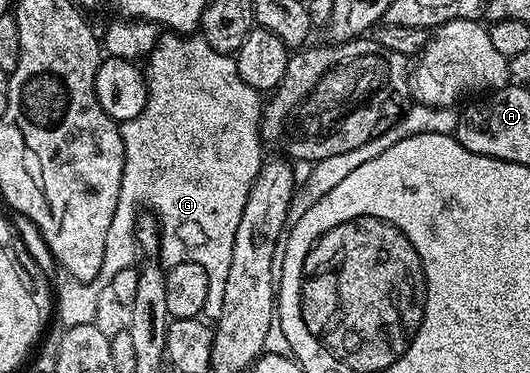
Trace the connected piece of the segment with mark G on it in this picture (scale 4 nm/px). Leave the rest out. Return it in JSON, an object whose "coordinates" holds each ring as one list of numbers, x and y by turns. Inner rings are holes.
{"coordinates":[[178,33,159,34,152,53,145,60,144,78,144,109,120,127,124,153,120,195,112,225,108,225,108,241,104,241,104,259,98,279,108,281,120,273,120,269,135,266,138,203,147,203,160,228,161,257,170,265,195,263,208,273,208,301,204,301,204,312,216,313,224,301,224,281,228,277,236,225,240,225,240,213,244,213,248,193,264,162,264,144,260,138,264,103,258,100,261,99,259,92,240,79,235,56,212,49,198,33,185,37]]}

